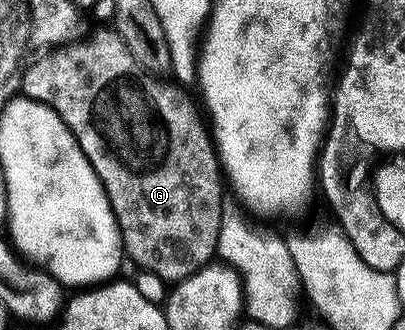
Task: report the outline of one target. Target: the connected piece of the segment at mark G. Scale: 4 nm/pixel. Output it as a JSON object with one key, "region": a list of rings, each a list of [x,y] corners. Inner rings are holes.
{"region":[[[111,27],[108,28],[94,33],[89,40],[76,38],[69,43],[53,47],[51,50],[40,54],[42,56],[38,57],[28,69],[26,69],[27,67],[23,69],[22,92],[23,95],[29,96],[32,100],[40,100],[43,104],[50,105],[76,136],[78,146],[82,146],[90,166],[94,166],[94,170],[104,187],[104,193],[108,196],[112,212],[116,215],[116,224],[120,228],[120,239],[127,259],[129,261],[132,259],[137,264],[135,266],[137,269],[150,274],[158,274],[158,278],[162,278],[165,282],[179,282],[185,280],[187,276],[193,276],[200,269],[207,268],[210,261],[216,256],[216,243],[218,242],[218,230],[220,229],[220,209],[222,207],[222,199],[220,200],[222,169],[218,163],[216,149],[212,143],[209,129],[198,111],[197,101],[195,104],[184,93],[187,91],[179,83],[171,82],[172,84],[167,84],[166,81],[159,80],[161,78],[159,75],[153,74],[147,68],[144,68],[138,58],[128,49],[126,41],[119,33]]]}

